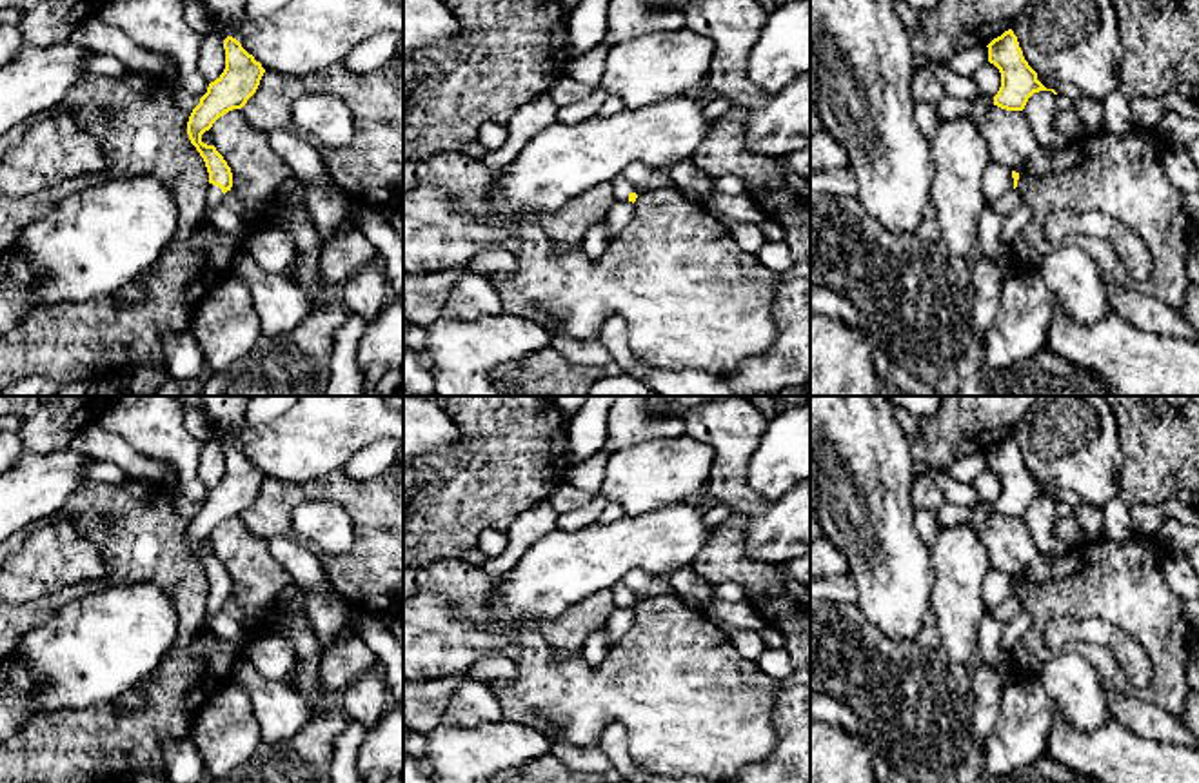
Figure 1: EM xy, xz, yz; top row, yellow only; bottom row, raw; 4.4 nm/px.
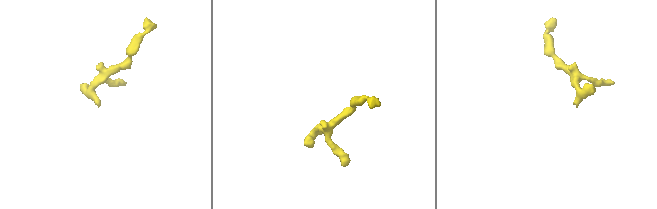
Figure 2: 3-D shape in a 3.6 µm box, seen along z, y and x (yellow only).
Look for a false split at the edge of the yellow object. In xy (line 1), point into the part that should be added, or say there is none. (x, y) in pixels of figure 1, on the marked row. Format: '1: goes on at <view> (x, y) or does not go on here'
1: goes on at xy (215, 197)

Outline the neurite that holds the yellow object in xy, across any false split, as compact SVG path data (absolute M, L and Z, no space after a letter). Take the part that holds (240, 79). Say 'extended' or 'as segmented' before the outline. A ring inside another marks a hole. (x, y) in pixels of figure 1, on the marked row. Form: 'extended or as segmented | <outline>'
extended | M227 36L223 49L225 69L209 84L207 93L200 98L187 122L189 140L203 158L209 173L203 223L211 211L223 202L225 193L231 191L233 173L216 147L202 142L202 134L225 113L242 109L256 93L265 73L262 64L236 38Z

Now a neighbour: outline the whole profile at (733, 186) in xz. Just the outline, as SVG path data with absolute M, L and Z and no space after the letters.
M721 176L712 180L712 191L719 194L738 196L747 193L747 183L736 176Z

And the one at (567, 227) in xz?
M600 183L567 202L558 213L536 220L549 231L554 243L561 249L574 249L581 245L592 225L603 223L614 202L610 183Z

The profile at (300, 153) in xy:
M282 125L267 134L269 145L292 169L300 183L331 191L334 180L327 171L316 144L302 136L289 125Z

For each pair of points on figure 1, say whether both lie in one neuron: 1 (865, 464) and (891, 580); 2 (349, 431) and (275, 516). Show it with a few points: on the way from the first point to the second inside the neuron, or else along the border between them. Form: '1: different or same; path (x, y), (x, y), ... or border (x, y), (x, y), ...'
1: same; path (869, 493), (872, 522), (885, 542), (885, 551)
2: different; border (342, 467), (311, 480), (266, 478)

